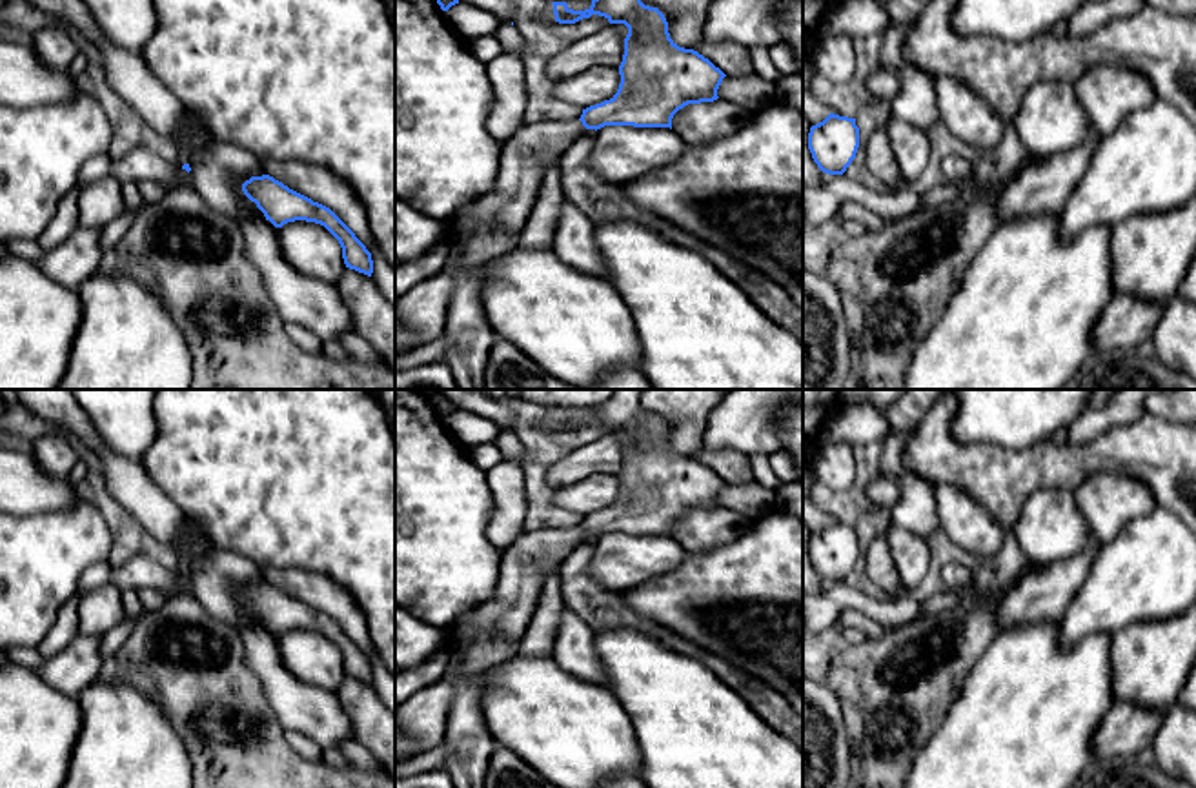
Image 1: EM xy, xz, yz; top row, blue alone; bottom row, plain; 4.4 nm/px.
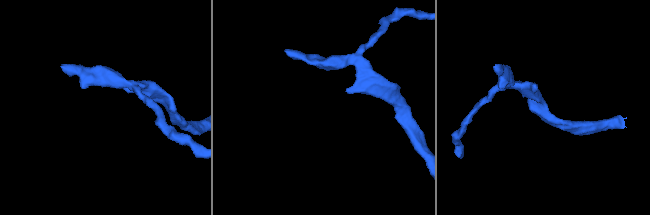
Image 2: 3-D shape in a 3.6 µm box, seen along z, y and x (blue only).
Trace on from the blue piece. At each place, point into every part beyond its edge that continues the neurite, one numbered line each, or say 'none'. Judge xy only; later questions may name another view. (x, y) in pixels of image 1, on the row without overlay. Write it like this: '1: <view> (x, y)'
none

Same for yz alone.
none

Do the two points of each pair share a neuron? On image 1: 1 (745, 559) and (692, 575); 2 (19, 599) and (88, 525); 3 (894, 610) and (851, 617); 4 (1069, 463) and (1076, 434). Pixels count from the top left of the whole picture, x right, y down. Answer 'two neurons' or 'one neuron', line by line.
1: one neuron
2: one neuron
3: two neurons
4: two neurons

